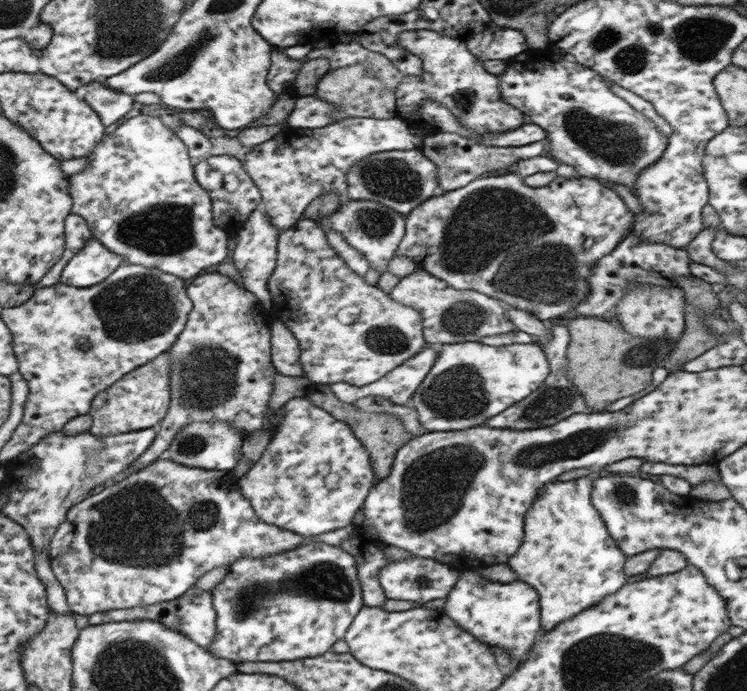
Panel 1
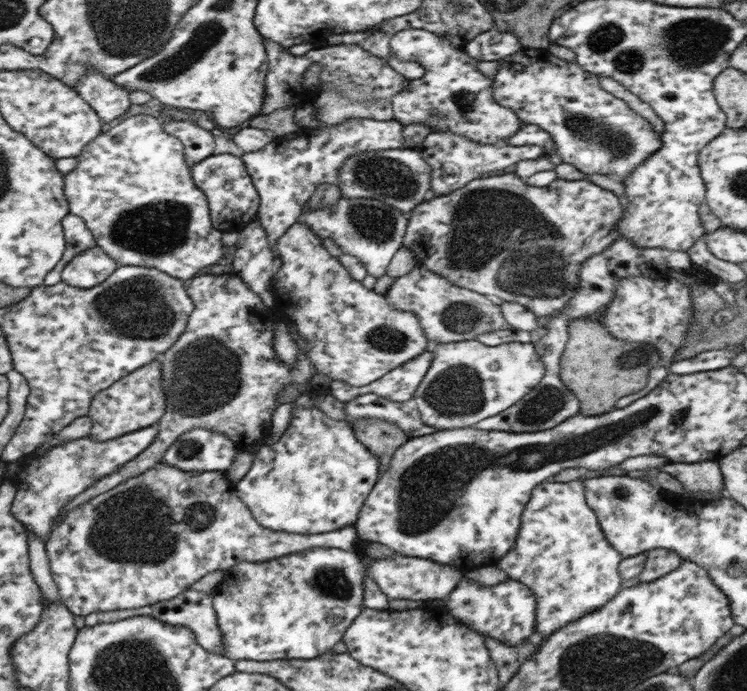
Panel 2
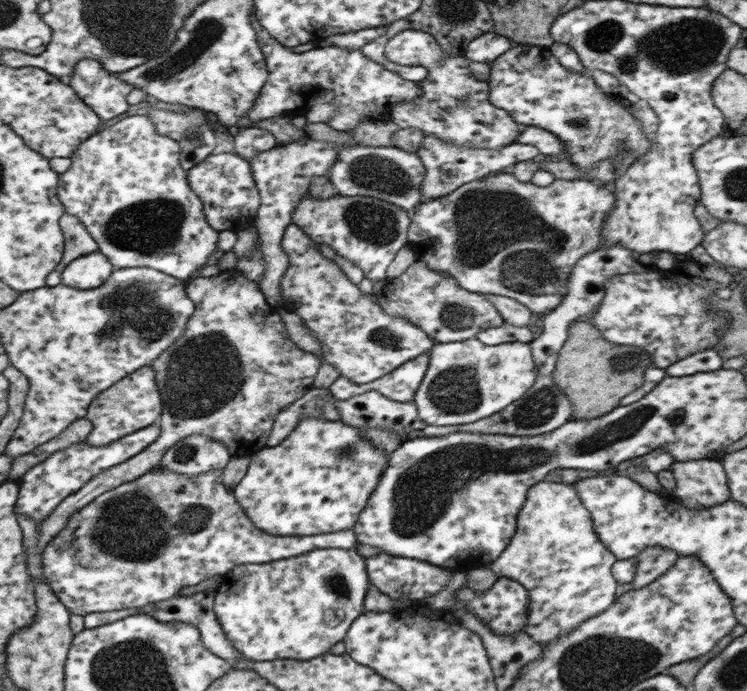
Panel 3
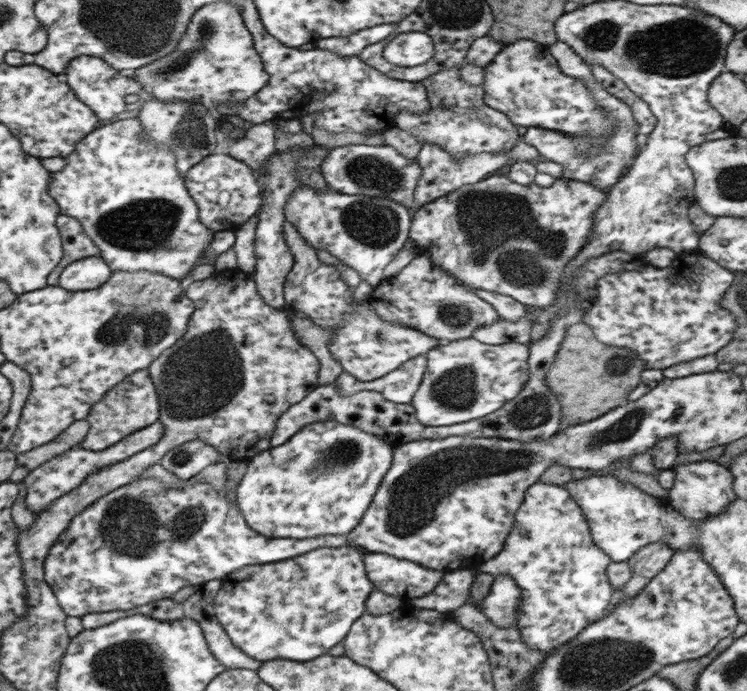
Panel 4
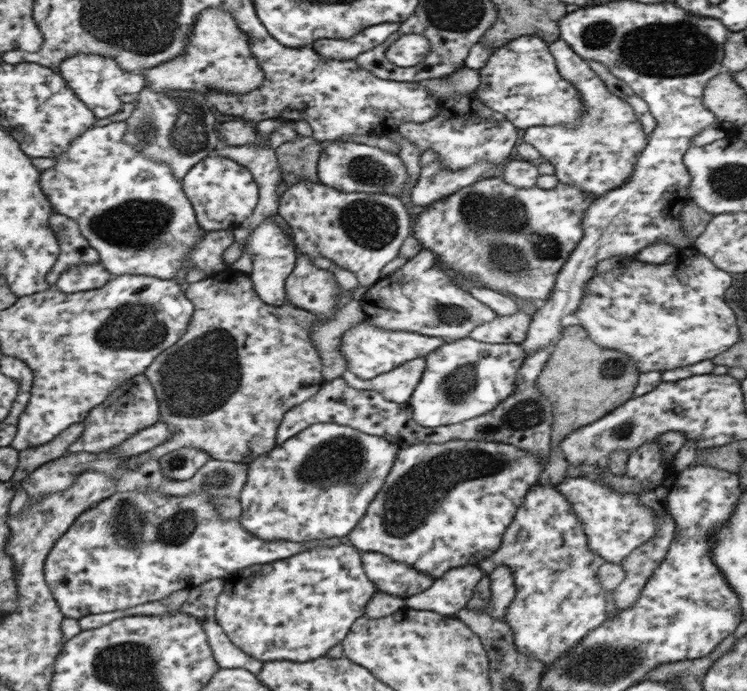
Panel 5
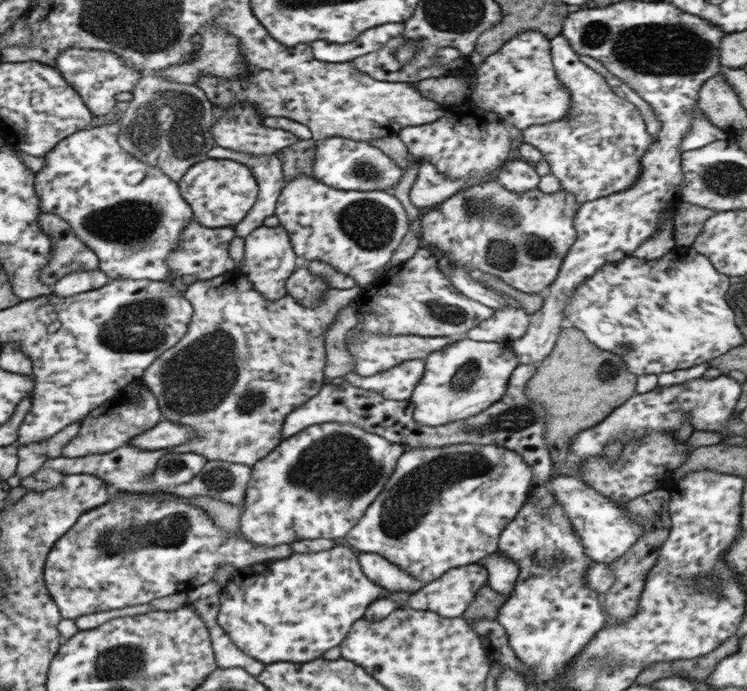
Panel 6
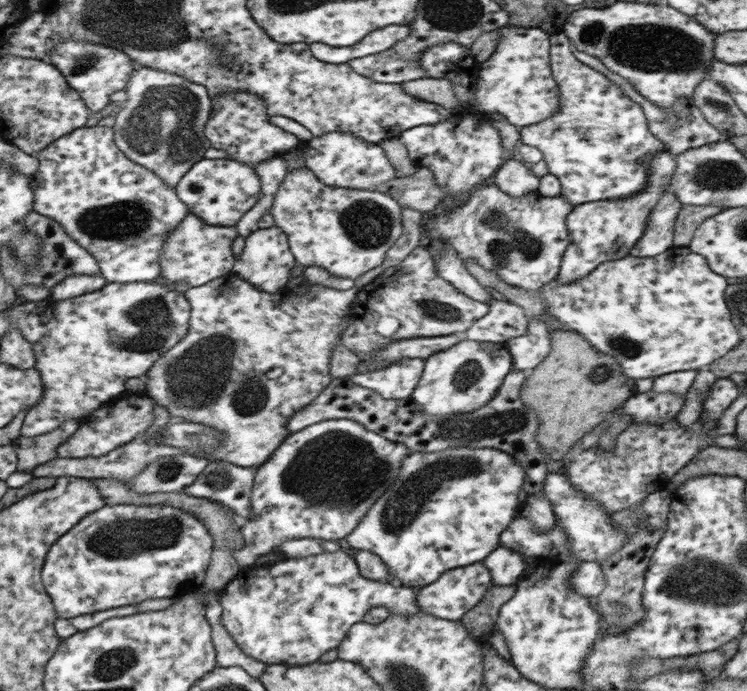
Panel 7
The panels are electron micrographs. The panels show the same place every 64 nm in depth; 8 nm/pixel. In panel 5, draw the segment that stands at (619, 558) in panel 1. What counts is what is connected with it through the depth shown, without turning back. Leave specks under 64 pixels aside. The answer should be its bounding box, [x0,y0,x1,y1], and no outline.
[476,482,609,669]

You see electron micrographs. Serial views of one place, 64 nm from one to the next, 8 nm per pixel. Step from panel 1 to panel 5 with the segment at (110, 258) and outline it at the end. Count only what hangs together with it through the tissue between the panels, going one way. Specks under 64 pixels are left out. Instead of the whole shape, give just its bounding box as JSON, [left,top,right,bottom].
[51,262,111,294]

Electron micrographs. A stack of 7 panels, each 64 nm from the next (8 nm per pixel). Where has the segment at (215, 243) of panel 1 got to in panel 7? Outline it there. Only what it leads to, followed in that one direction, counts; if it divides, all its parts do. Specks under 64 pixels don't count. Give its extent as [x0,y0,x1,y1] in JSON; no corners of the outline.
[29,122,189,283]

